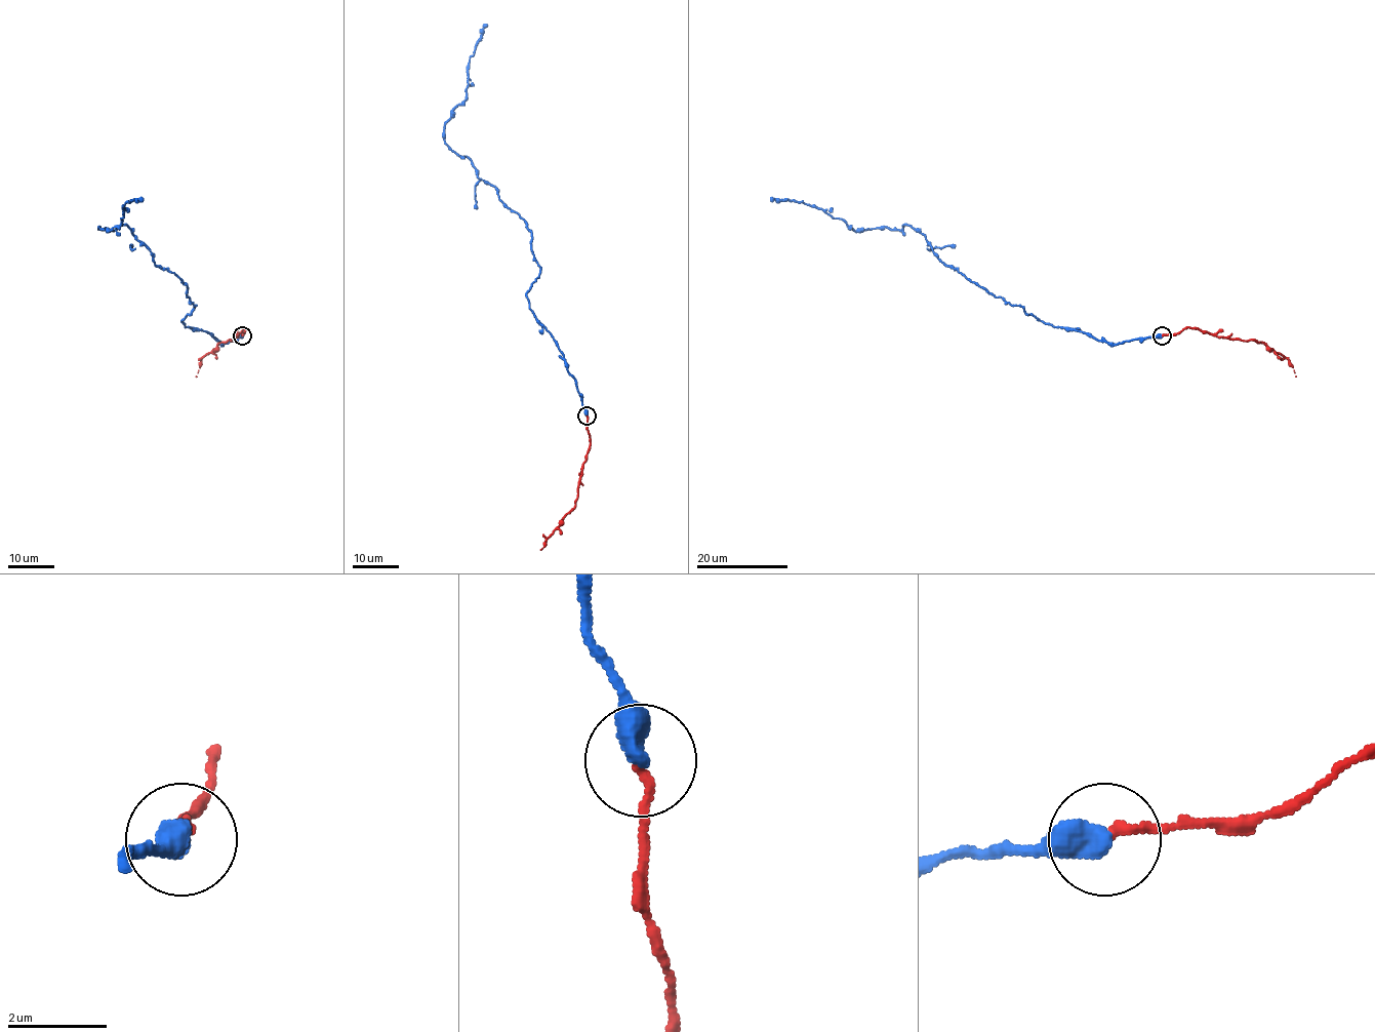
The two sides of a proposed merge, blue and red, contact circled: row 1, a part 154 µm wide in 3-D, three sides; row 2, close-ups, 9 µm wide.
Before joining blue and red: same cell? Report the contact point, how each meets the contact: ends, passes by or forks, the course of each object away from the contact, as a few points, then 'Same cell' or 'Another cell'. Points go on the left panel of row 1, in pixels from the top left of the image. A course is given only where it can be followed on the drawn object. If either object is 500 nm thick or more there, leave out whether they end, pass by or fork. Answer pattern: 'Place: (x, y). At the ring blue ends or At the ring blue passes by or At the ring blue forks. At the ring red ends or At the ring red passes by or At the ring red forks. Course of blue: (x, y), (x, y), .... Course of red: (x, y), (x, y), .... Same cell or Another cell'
Place: (242, 335). Course of blue: (242, 336), (223, 344), (186, 327), (188, 287), (127, 225), (99, 229), (118, 227), (126, 202), (142, 197). Course of red: (242, 336), (246, 327), (232, 341), (220, 342), (216, 349), (205, 354), (196, 376). Same cell

